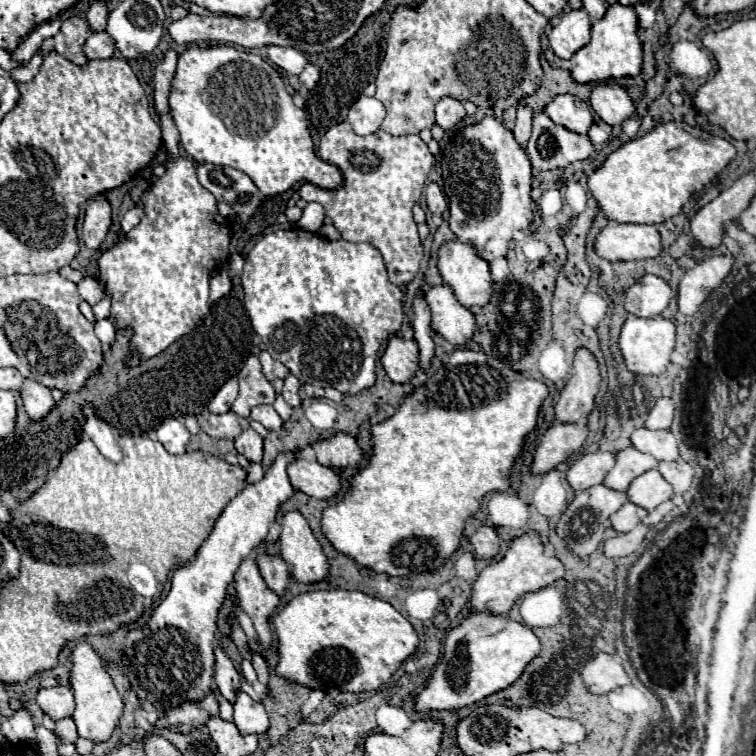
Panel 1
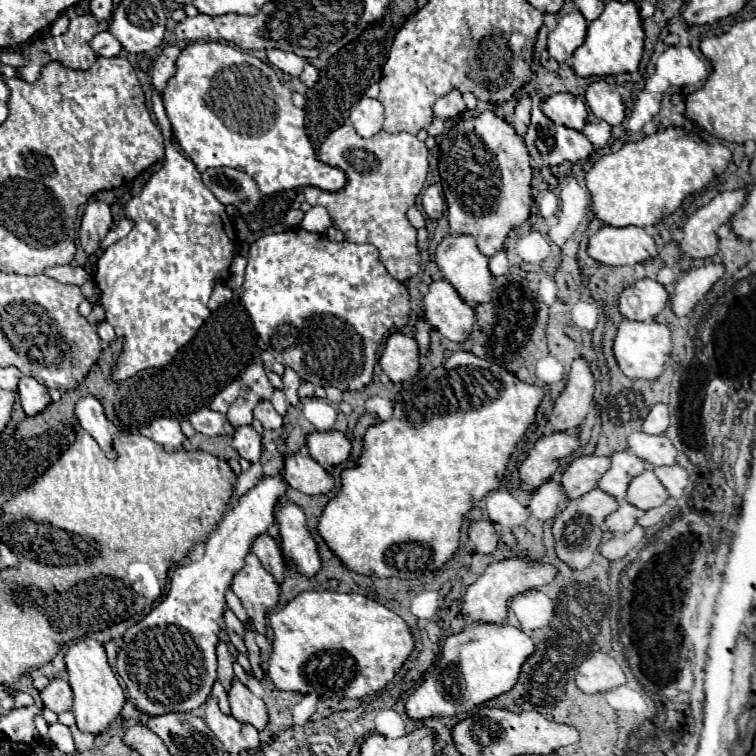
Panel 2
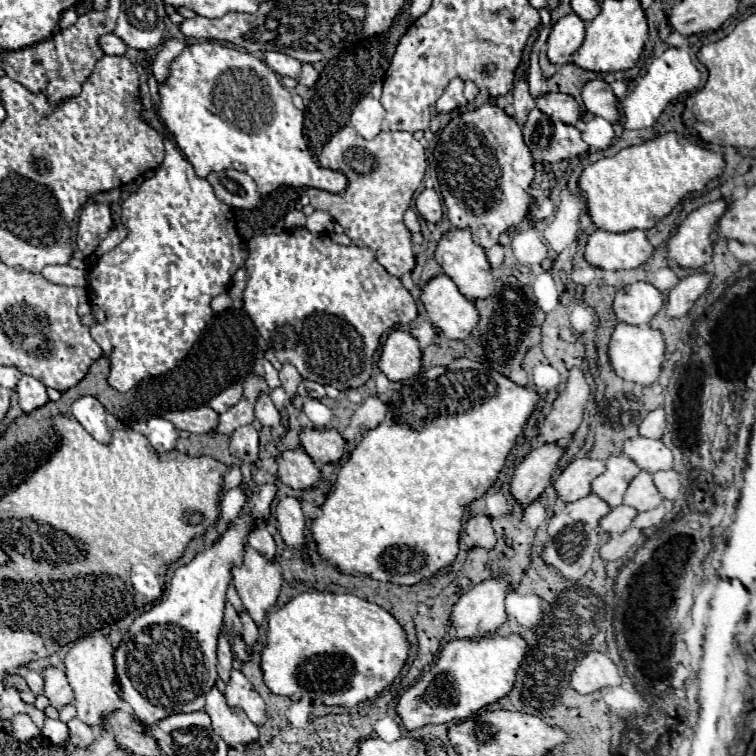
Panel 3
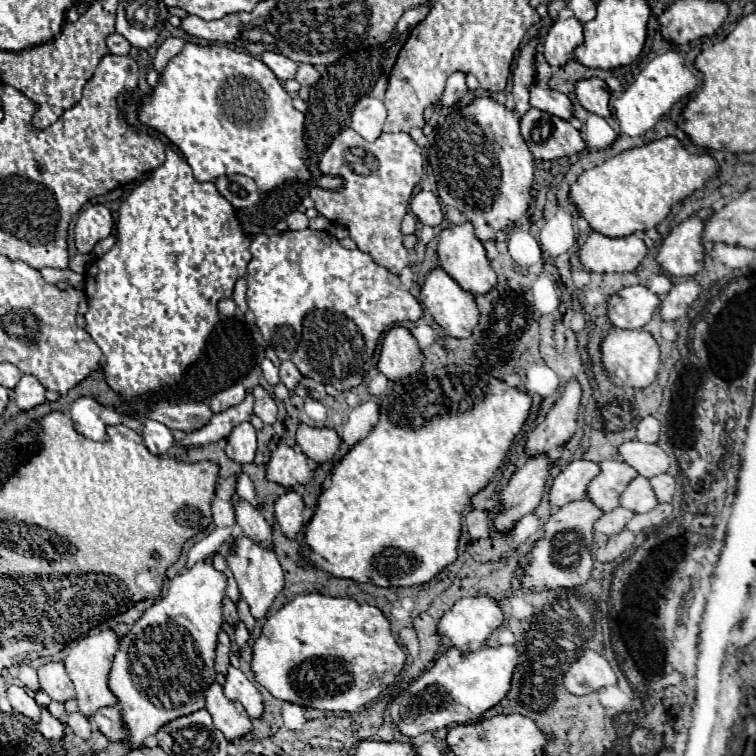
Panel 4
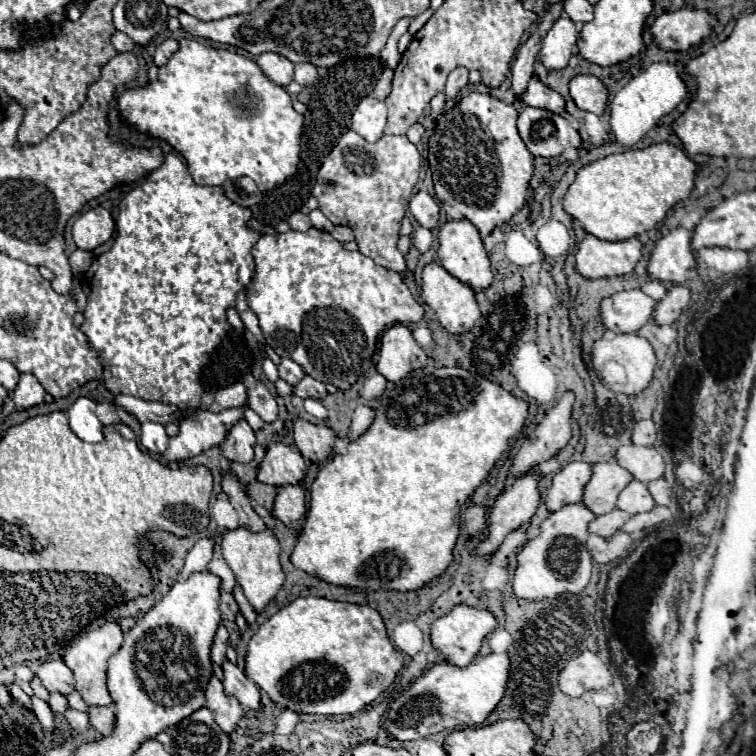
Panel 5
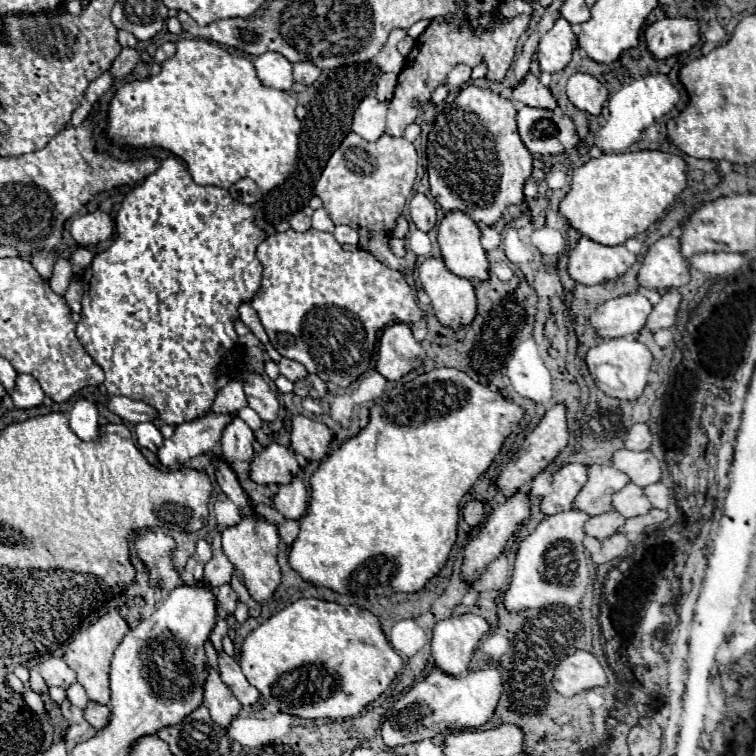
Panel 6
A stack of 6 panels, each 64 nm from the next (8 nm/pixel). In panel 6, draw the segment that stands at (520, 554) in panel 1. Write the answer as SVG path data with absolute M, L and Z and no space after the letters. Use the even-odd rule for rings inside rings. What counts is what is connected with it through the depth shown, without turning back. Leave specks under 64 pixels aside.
M476 614L442 620L434 626L432 664L448 676L466 676L468 662L478 640L490 630L488 622Z

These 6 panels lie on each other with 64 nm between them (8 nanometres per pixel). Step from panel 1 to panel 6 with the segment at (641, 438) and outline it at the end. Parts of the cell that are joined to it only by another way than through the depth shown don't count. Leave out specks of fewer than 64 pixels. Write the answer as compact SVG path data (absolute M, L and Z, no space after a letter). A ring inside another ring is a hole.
M626 448L614 452L612 456L612 466L620 472L624 472L630 482L636 486L648 486L660 480L660 464L652 456L652 452L628 452Z

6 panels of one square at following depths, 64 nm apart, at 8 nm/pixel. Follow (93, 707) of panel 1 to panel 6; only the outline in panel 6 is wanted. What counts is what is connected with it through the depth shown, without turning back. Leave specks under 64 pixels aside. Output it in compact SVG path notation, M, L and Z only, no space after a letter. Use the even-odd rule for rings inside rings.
M110 608L104 616L96 618L90 626L80 628L64 650L66 664L78 674L76 680L84 686L88 698L98 704L110 702L110 662L112 662L114 650L118 648L118 644L122 642L122 638L128 630L130 630L130 626L128 626L126 618L122 616L120 608Z

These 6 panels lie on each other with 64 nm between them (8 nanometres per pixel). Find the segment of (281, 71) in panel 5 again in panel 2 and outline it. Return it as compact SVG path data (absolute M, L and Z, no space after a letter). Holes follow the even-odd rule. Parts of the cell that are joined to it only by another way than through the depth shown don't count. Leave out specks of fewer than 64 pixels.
M268 50L266 58L268 58L268 64L282 70L284 74L290 74L292 78L298 78L306 64L304 58L292 54L292 52L282 52L282 50Z

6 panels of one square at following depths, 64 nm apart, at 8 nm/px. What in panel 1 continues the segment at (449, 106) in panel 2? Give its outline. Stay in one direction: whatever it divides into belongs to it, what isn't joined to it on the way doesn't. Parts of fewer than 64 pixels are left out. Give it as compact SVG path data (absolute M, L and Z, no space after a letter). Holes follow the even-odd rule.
M452 96L442 98L436 104L436 124L442 126L444 130L456 128L464 116L466 116L466 110L464 110L462 102L456 100L456 98L452 98Z

